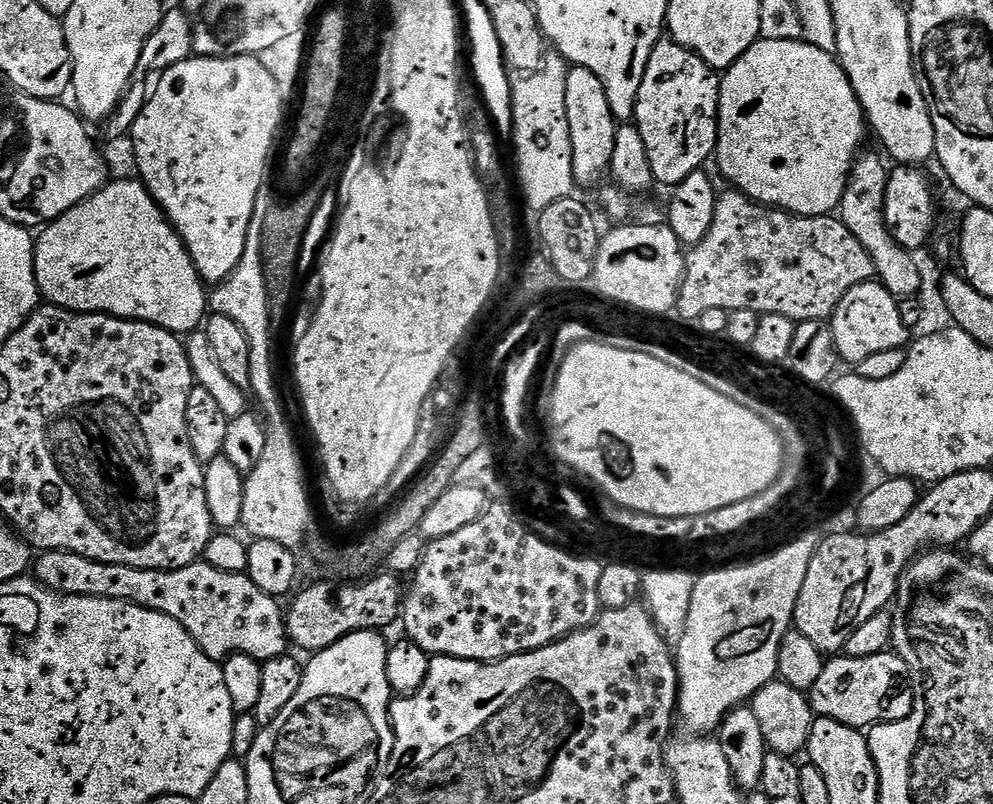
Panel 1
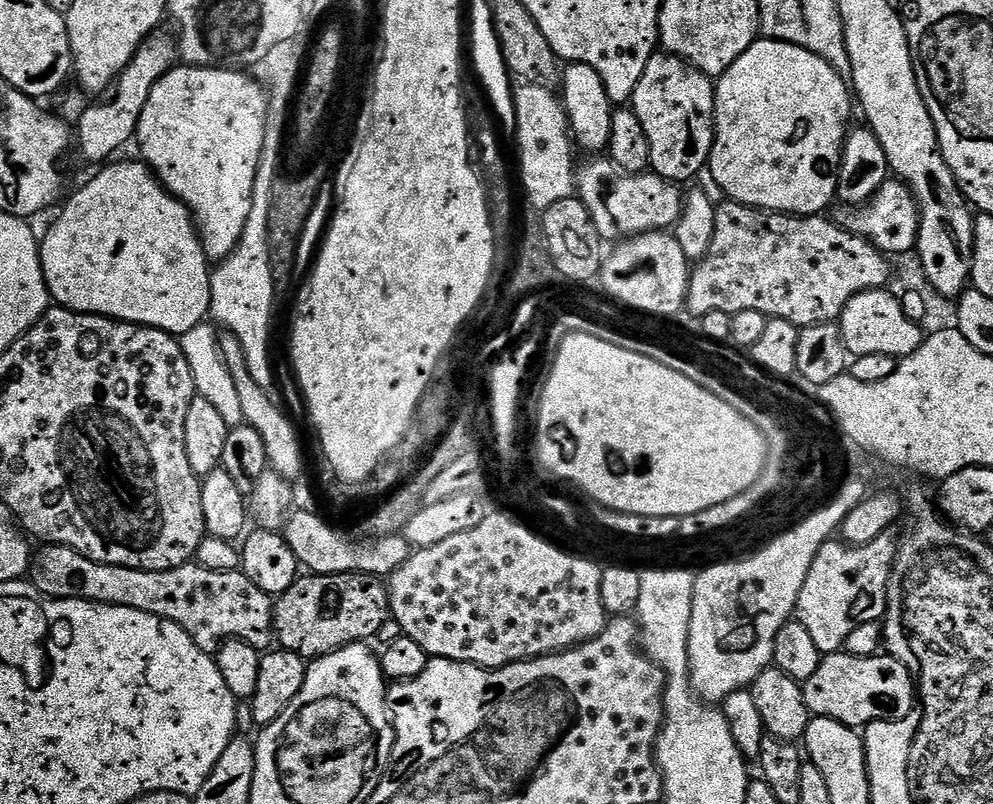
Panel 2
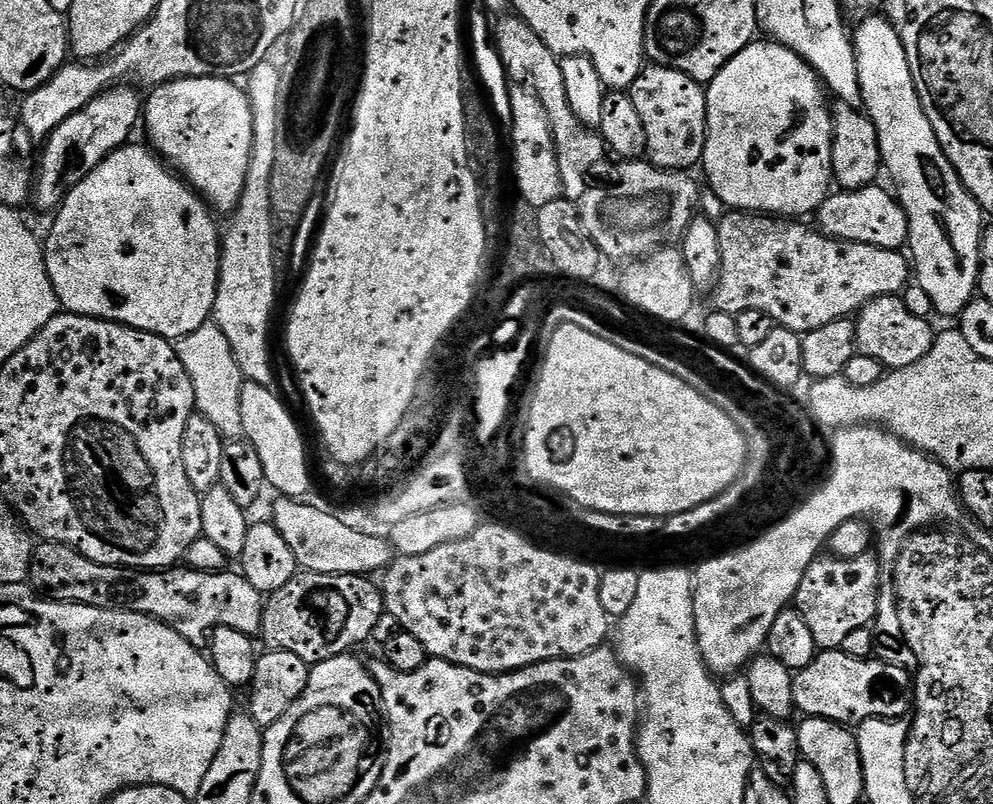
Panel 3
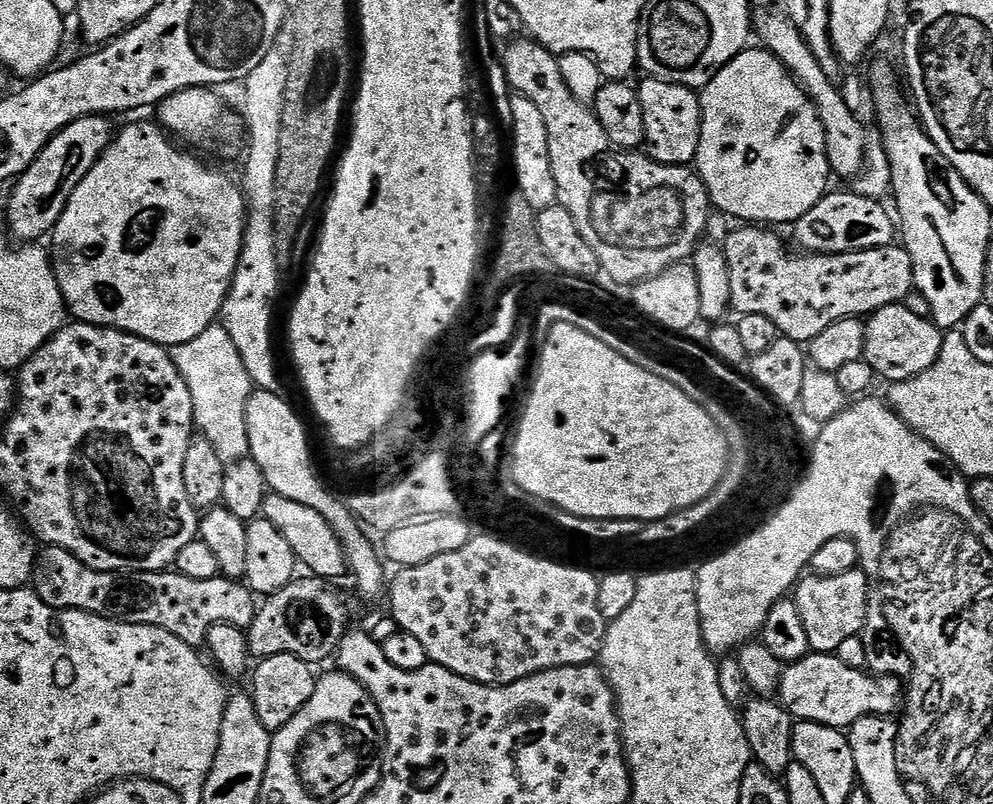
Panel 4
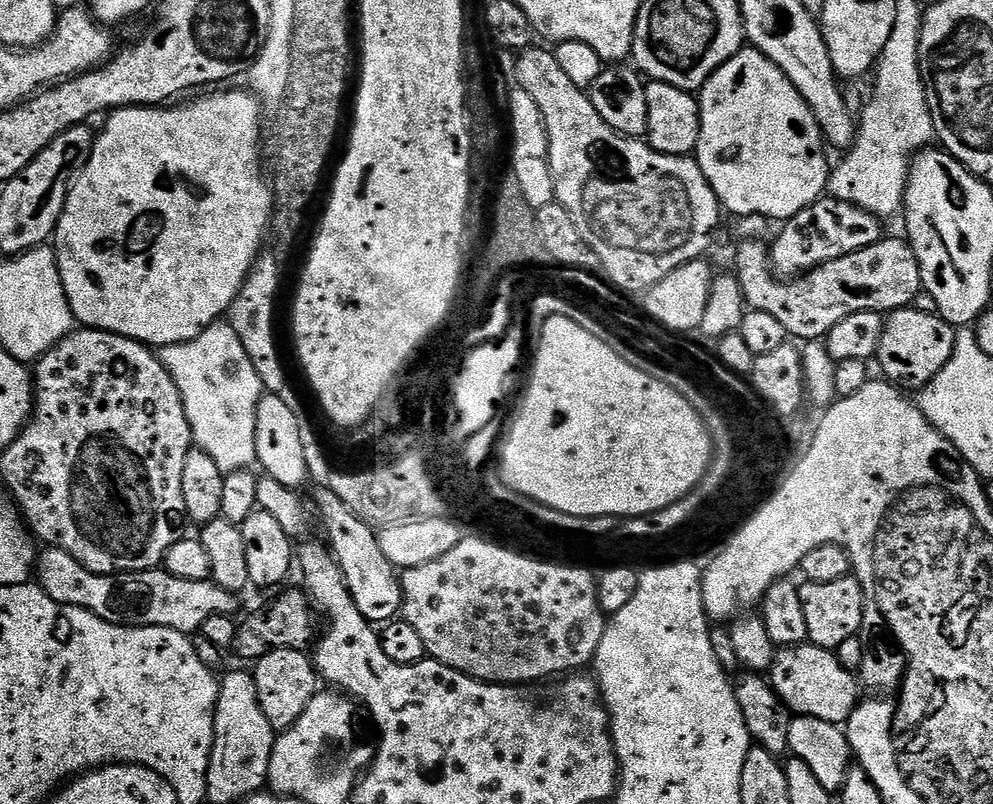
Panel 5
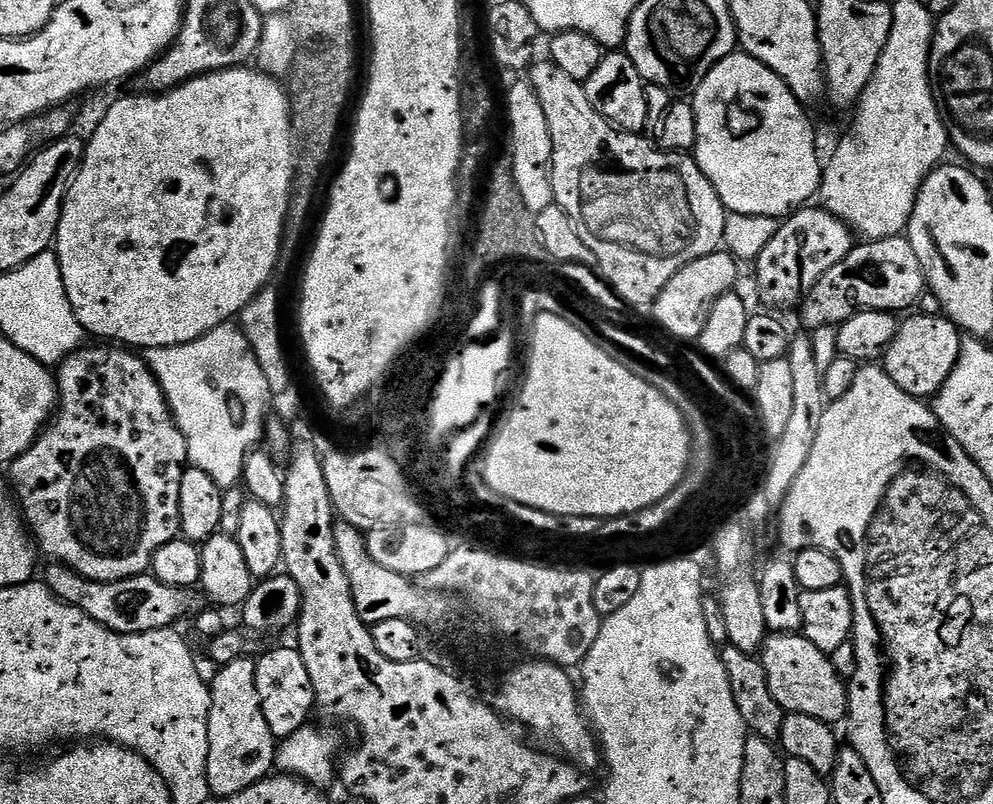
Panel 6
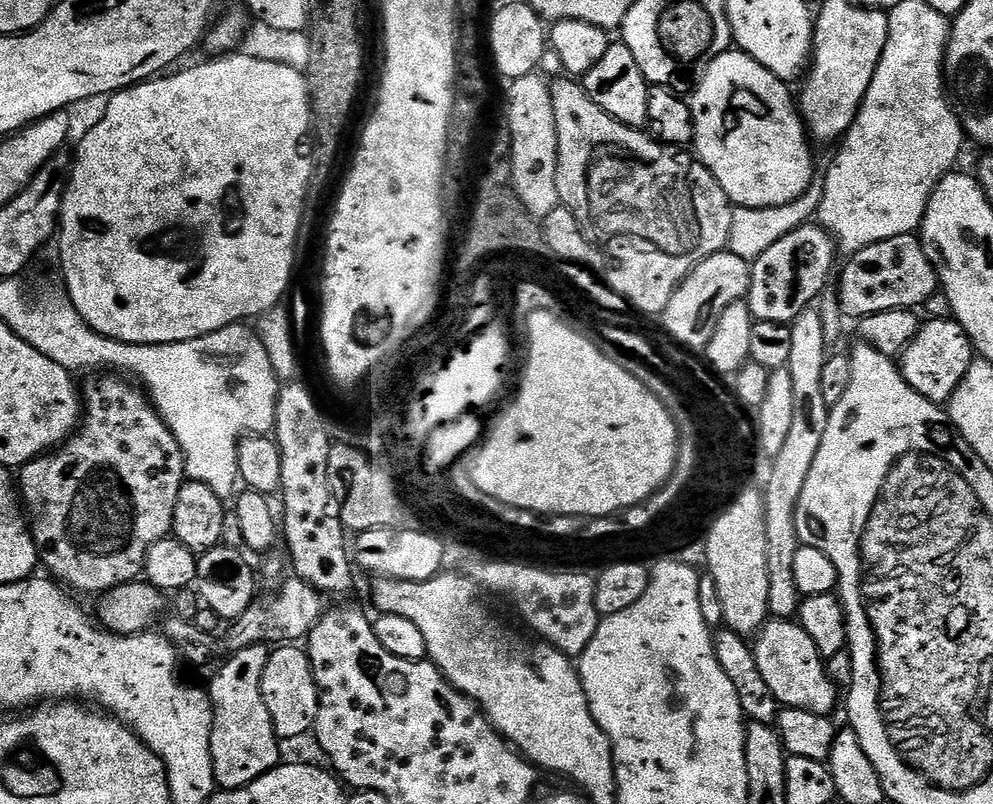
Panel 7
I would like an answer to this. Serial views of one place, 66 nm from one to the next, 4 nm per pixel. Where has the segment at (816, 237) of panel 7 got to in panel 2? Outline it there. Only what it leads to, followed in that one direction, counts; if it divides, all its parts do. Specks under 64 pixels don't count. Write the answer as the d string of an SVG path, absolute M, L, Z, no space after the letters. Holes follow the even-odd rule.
M890 178L872 195L872 199L863 206L844 210L838 216L840 227L848 229L856 236L870 243L892 258L902 258L907 252L913 251L920 233L920 207L916 204L916 195L908 189L907 184L899 178Z

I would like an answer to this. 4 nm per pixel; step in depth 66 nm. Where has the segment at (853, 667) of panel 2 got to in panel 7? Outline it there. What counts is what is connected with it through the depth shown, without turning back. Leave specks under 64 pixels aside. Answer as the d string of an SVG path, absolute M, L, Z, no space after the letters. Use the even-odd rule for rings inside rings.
M769 619L755 637L754 651L758 670L766 686L770 686L770 694L774 694L781 706L806 710L819 716L833 715L838 695L836 683L828 676L825 657L821 656L818 646L810 642L810 634L802 630L799 622Z

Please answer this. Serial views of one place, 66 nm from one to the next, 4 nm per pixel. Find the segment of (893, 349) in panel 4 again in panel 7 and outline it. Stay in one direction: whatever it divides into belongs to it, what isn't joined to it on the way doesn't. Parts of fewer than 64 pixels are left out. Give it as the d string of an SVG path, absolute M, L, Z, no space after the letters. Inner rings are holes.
M928 318L921 323L918 334L899 357L898 367L908 387L922 394L922 398L944 406L954 390L958 390L962 378L966 378L966 370L970 370L973 359L974 349L970 338L957 320Z

